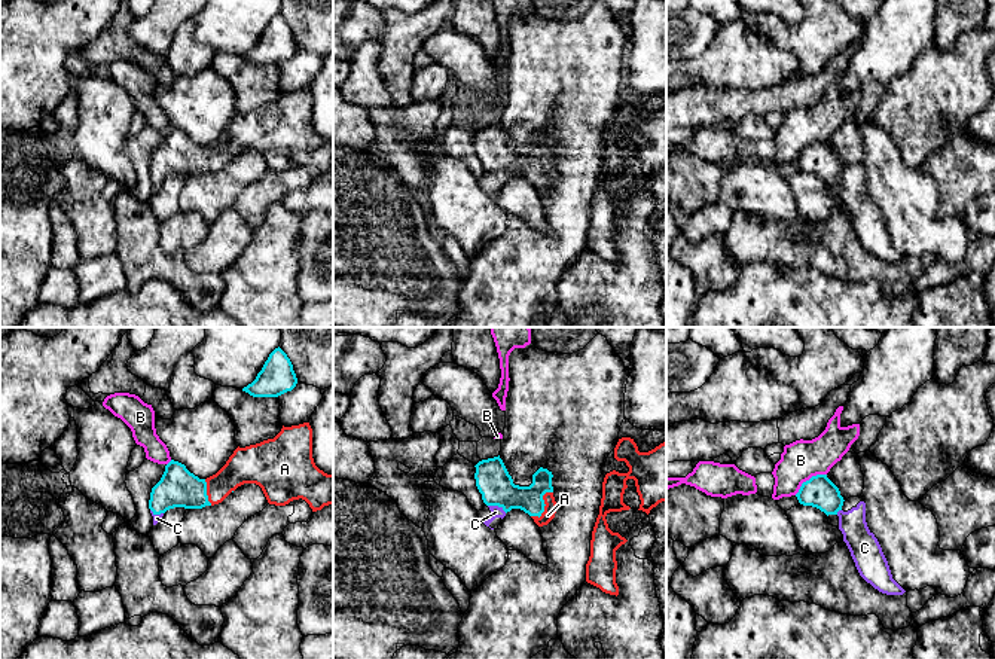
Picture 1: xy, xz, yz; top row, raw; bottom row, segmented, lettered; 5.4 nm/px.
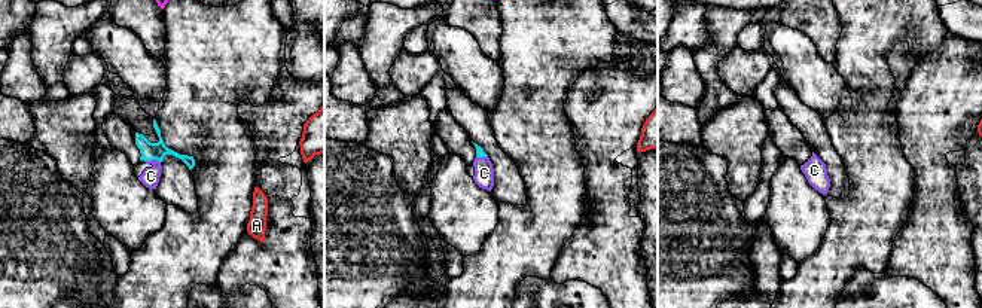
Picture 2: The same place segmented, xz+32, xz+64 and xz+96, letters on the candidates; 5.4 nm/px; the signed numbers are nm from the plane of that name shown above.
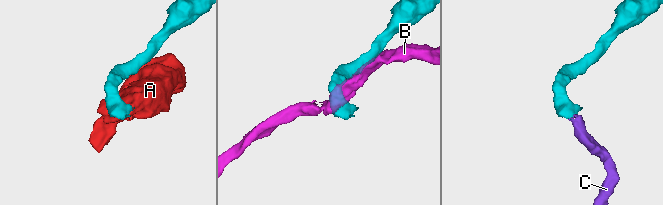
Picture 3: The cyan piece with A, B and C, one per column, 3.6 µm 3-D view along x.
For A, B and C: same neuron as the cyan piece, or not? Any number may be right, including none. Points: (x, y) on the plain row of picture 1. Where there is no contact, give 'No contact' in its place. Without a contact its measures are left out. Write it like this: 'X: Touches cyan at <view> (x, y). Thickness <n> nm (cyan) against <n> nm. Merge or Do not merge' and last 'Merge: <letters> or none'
A: Touches cyan at xz (545, 171). Thickness 160 nm (cyan) against 70 nm. Merge
B: Touches cyan at yz (809, 146). Thickness 170 nm (cyan) against 220 nm. Do not merge
C: Touches cyan at xz (497, 171). Thickness 190 nm (cyan) against 60 nm. Merge
Merge: A, C

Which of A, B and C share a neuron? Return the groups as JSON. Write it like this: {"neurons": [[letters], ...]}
{"neurons": [["A", "C"], ["B"]]}

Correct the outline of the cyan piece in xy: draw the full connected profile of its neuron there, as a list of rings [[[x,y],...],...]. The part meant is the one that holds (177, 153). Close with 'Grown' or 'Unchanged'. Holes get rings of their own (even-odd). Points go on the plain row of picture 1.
[[[303,89],[283,92],[274,106],[238,113],[226,131],[207,146],[199,146],[184,131],[171,126],[150,159],[153,192],[174,174],[202,176],[219,171],[244,150],[259,152],[268,170],[275,173],[302,165],[317,179],[333,171],[333,141],[315,132],[312,95]]]. Grown

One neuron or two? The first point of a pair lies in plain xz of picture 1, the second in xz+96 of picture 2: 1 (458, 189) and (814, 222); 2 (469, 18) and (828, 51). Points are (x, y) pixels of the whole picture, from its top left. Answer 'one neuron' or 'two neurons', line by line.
1: one neuron
2: one neuron

